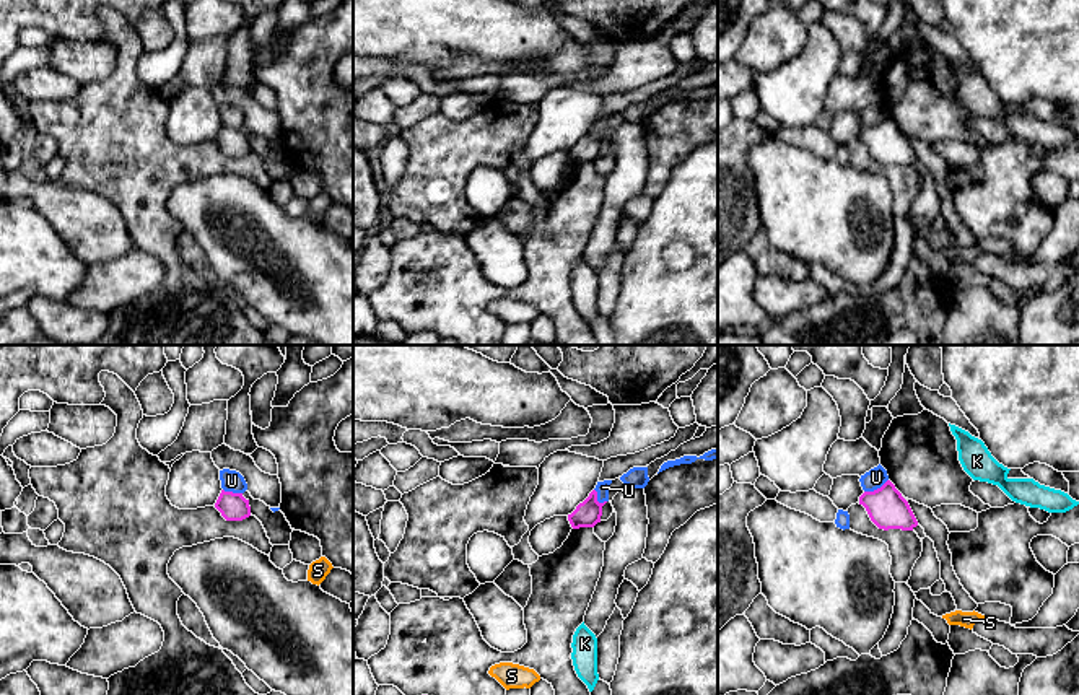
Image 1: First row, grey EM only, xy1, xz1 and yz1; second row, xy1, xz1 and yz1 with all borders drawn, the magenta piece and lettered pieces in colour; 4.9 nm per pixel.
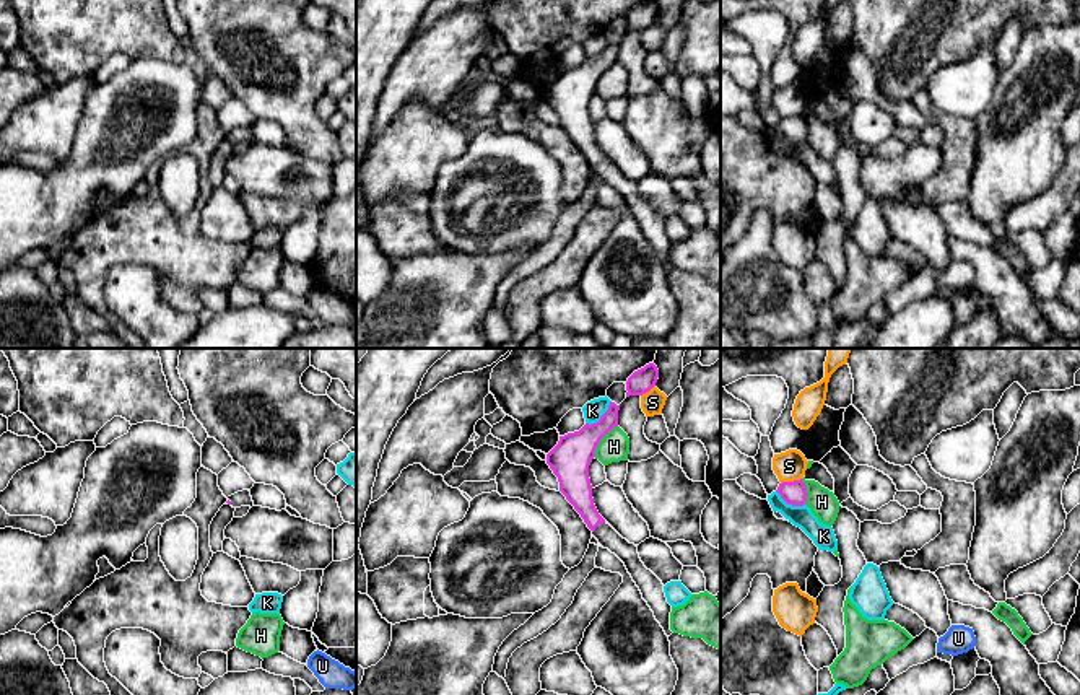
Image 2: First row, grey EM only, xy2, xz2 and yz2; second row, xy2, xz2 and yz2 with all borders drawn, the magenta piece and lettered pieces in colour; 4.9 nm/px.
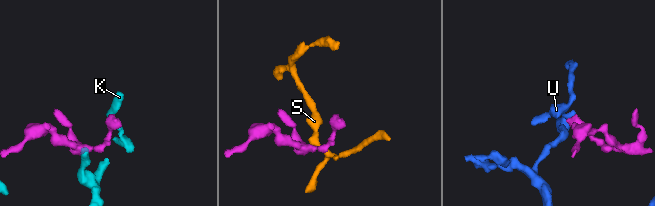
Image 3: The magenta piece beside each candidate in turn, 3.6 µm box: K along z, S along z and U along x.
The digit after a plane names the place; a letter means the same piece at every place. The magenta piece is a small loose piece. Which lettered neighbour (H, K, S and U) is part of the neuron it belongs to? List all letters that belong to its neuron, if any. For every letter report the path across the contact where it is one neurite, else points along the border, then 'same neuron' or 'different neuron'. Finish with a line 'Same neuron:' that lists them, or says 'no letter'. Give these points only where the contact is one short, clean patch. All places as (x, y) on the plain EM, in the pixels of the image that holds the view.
H: along xz2 (617, 61), (600, 75), (594, 91) | different neuron
K: along xz2 (610, 36), (605, 48), (596, 57), (586, 59) | different neuron
S: along yz2 (801, 113), (781, 119) | different neuron
U: along yz1 (887, 114), (879, 122), (864, 127) | different neuron
Same neuron: no letter

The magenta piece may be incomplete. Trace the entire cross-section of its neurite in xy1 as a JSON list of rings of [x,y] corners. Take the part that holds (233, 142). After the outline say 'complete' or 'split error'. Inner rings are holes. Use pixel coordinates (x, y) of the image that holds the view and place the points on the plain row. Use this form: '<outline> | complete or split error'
[[[221,125],[215,143],[226,156],[242,156],[251,151],[249,135],[246,135],[242,129]]] | complete

